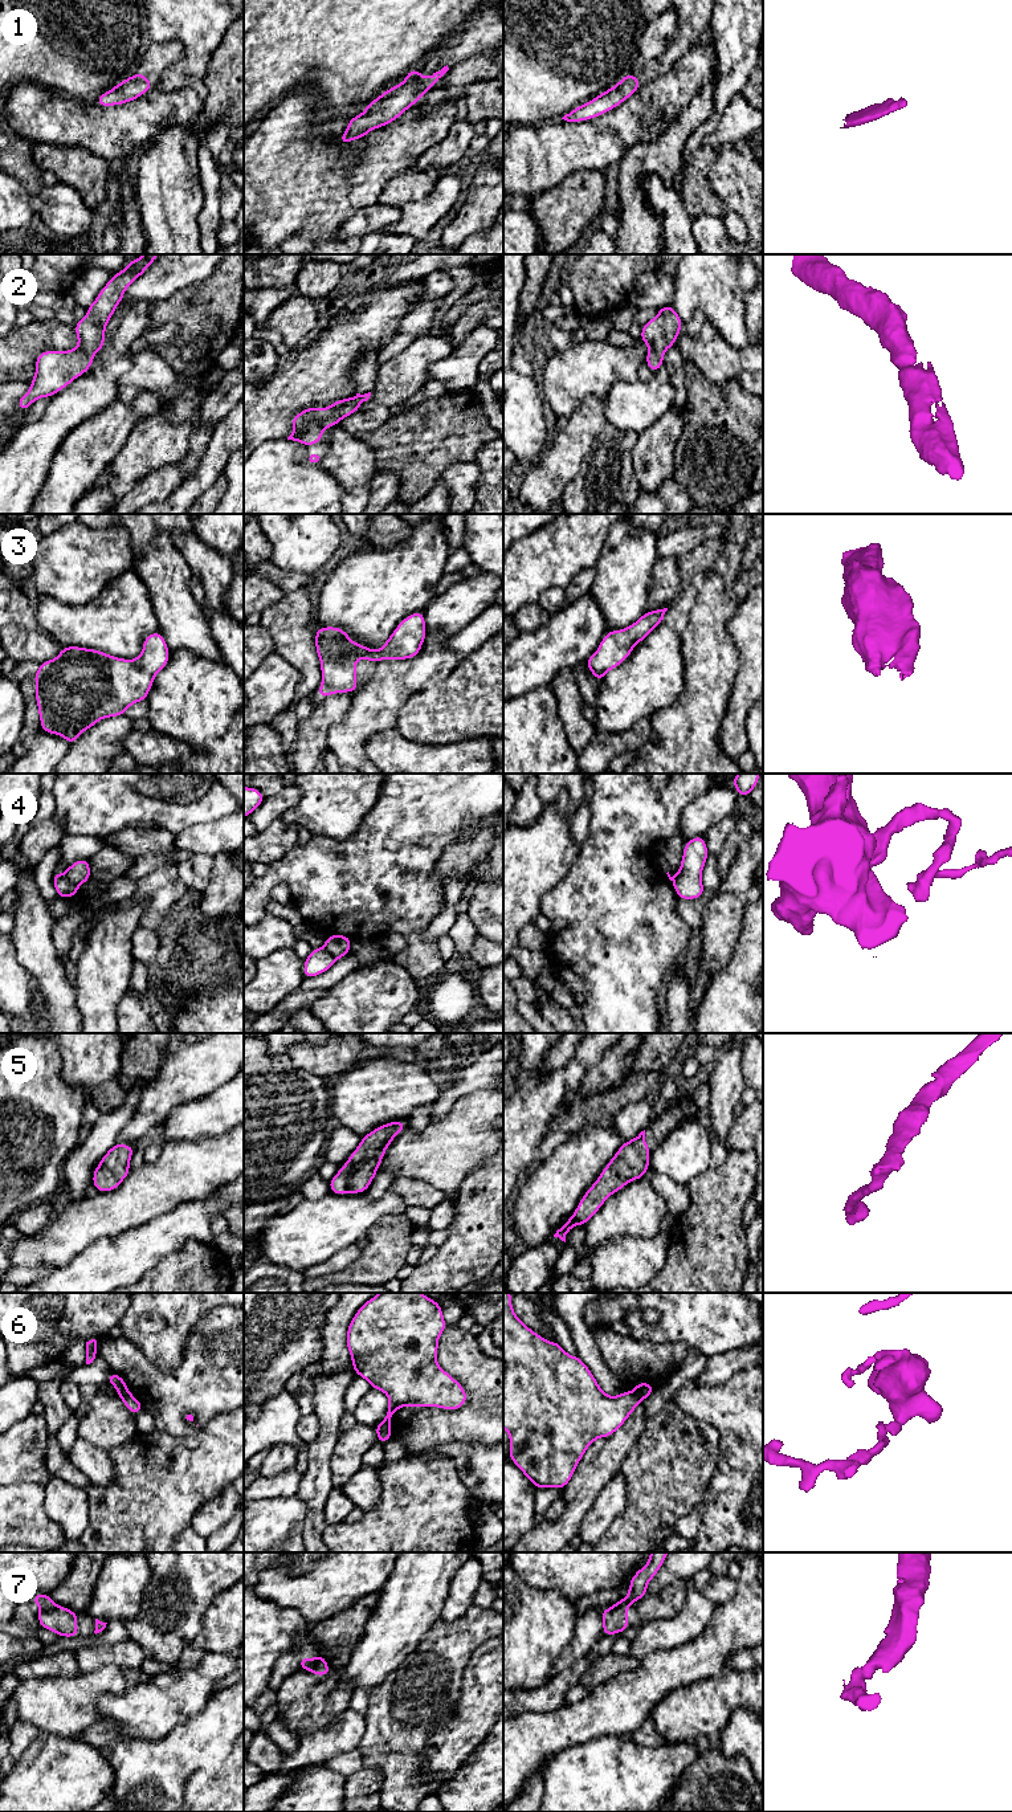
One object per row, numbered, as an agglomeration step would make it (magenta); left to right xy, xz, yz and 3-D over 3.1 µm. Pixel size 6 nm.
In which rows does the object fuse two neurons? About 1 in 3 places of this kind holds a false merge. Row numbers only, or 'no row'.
4, 6, 7

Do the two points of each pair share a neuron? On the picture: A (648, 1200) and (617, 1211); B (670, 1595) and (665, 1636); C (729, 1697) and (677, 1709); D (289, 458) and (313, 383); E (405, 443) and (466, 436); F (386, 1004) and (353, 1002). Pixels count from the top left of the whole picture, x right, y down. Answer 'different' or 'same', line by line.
A: same
B: different
C: same
D: different
E: same
F: same

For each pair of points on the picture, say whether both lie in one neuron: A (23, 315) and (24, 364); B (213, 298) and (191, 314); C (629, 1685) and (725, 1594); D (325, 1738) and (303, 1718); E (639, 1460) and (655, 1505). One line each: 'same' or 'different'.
A: different
B: same
C: different
D: different
E: same

